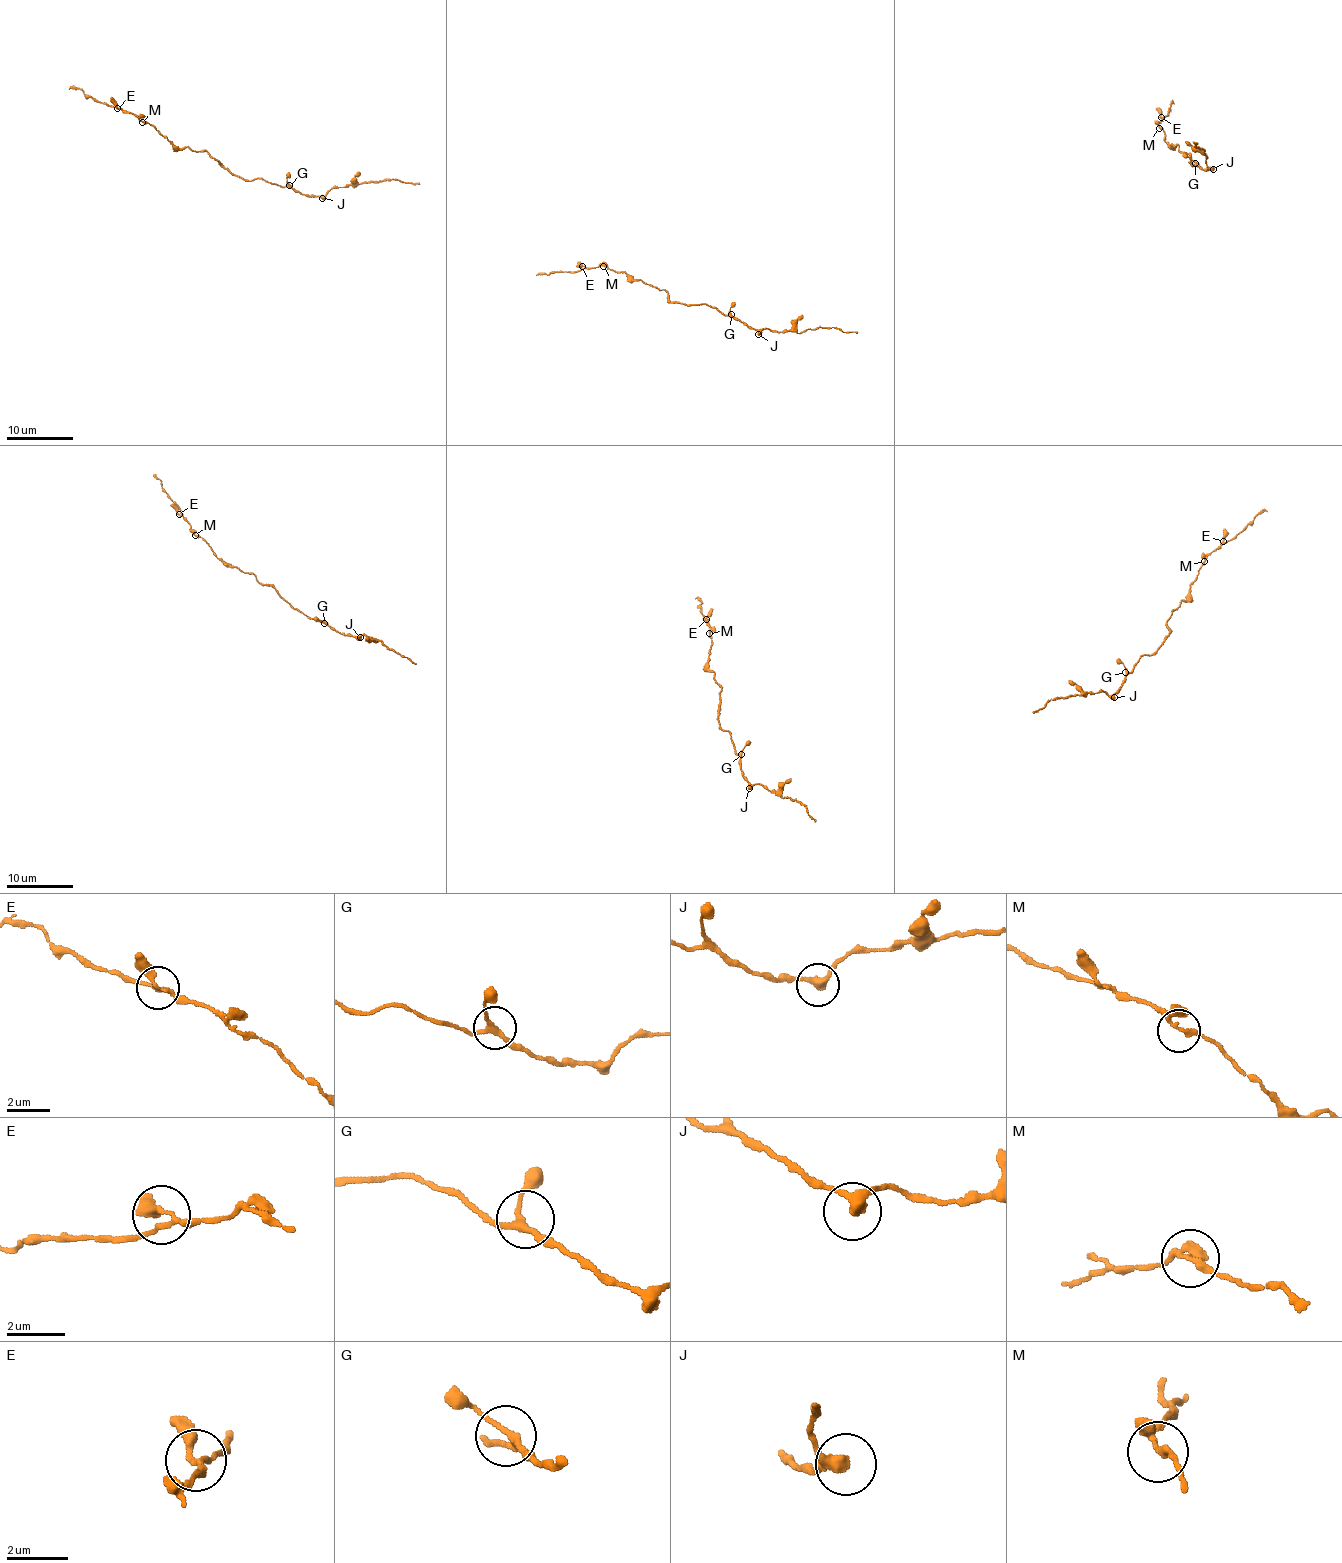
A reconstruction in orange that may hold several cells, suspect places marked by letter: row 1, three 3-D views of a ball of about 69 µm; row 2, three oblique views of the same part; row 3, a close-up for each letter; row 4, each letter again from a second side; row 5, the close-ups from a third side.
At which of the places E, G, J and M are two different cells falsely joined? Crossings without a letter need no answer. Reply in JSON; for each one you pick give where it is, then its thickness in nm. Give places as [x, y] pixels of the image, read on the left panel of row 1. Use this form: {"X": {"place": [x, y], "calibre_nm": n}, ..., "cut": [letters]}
{"cut": []}

